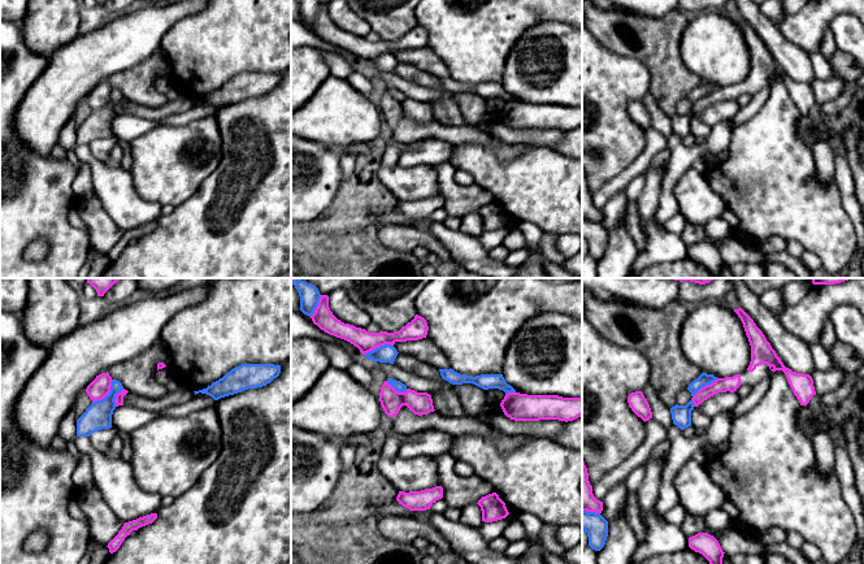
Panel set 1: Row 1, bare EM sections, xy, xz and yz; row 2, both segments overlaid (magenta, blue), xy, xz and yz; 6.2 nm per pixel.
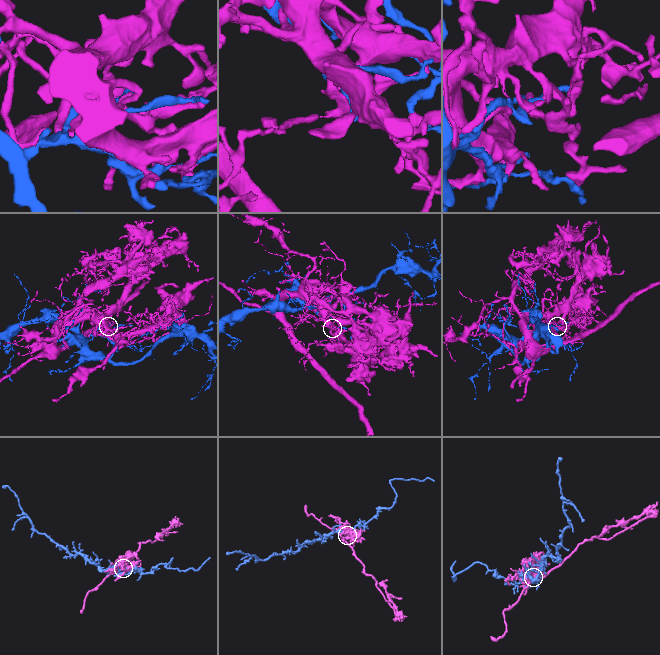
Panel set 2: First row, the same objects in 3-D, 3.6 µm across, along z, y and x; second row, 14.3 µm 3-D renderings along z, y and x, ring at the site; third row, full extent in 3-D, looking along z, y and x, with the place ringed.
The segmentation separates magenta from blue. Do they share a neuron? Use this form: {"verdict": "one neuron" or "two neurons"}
{"verdict": "two neurons"}

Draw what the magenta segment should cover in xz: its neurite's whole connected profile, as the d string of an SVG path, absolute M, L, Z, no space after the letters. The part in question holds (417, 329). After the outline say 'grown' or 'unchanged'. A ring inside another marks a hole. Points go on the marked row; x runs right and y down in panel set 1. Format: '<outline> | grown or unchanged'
M321 295L314 313L311 316L314 325L325 333L344 339L357 347L362 355L385 344L394 346L396 342L418 340L427 335L427 322L416 314L414 318L399 331L369 333L365 329L344 324L338 320L329 308L329 296Z | unchanged

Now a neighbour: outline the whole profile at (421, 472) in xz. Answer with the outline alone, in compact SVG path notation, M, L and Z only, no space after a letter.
M399 455L381 456L378 468L399 491L421 491L440 486L437 459L429 455L412 459L401 459Z

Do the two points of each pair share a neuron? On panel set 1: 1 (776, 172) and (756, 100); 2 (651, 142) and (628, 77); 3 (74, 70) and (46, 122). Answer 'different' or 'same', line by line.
1: different
2: different
3: same

